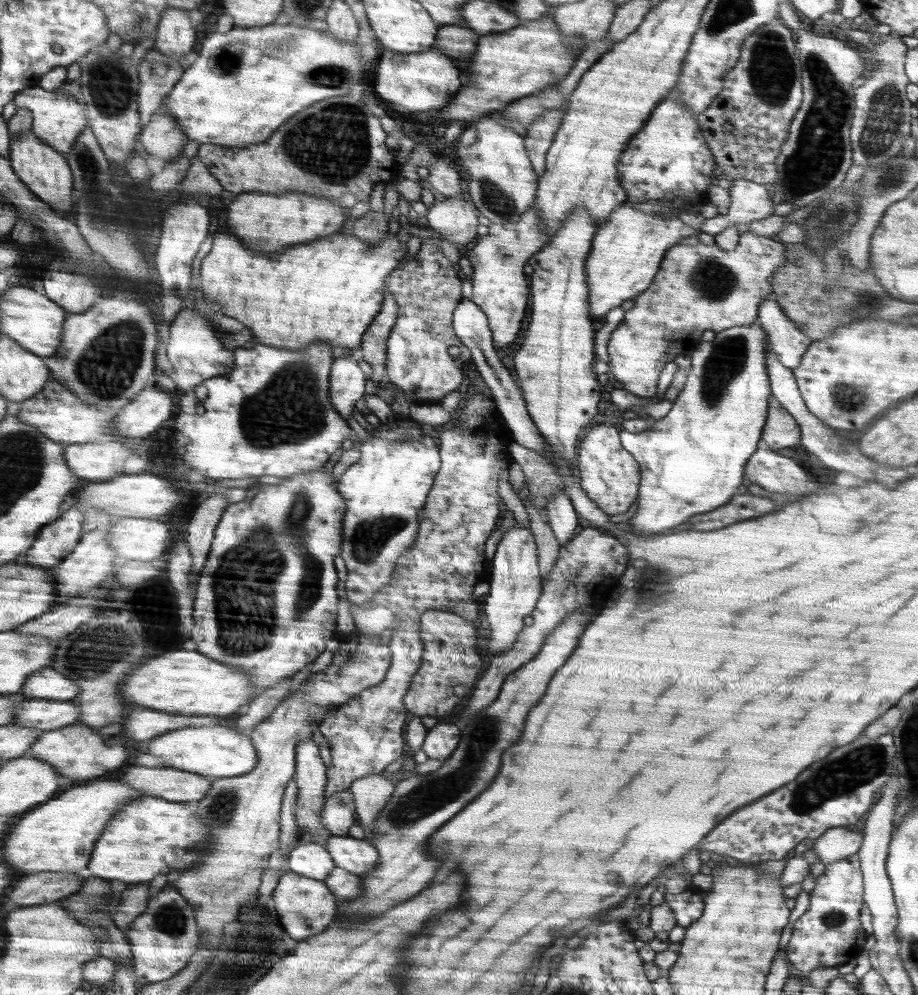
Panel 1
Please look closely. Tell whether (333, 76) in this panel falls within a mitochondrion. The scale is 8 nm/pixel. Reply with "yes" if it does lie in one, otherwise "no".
yes

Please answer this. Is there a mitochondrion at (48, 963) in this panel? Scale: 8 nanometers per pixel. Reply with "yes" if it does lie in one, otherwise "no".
no

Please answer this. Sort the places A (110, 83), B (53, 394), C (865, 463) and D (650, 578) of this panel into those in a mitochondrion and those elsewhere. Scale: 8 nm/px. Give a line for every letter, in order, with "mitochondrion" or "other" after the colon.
A: mitochondrion
B: mitochondrion
C: other
D: mitochondrion

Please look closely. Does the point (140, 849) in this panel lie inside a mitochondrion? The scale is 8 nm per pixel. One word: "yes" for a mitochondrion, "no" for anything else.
no

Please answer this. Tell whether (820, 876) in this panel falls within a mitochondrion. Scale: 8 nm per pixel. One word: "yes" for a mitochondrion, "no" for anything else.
no

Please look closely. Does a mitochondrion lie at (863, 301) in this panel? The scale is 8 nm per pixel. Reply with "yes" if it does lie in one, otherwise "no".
yes

